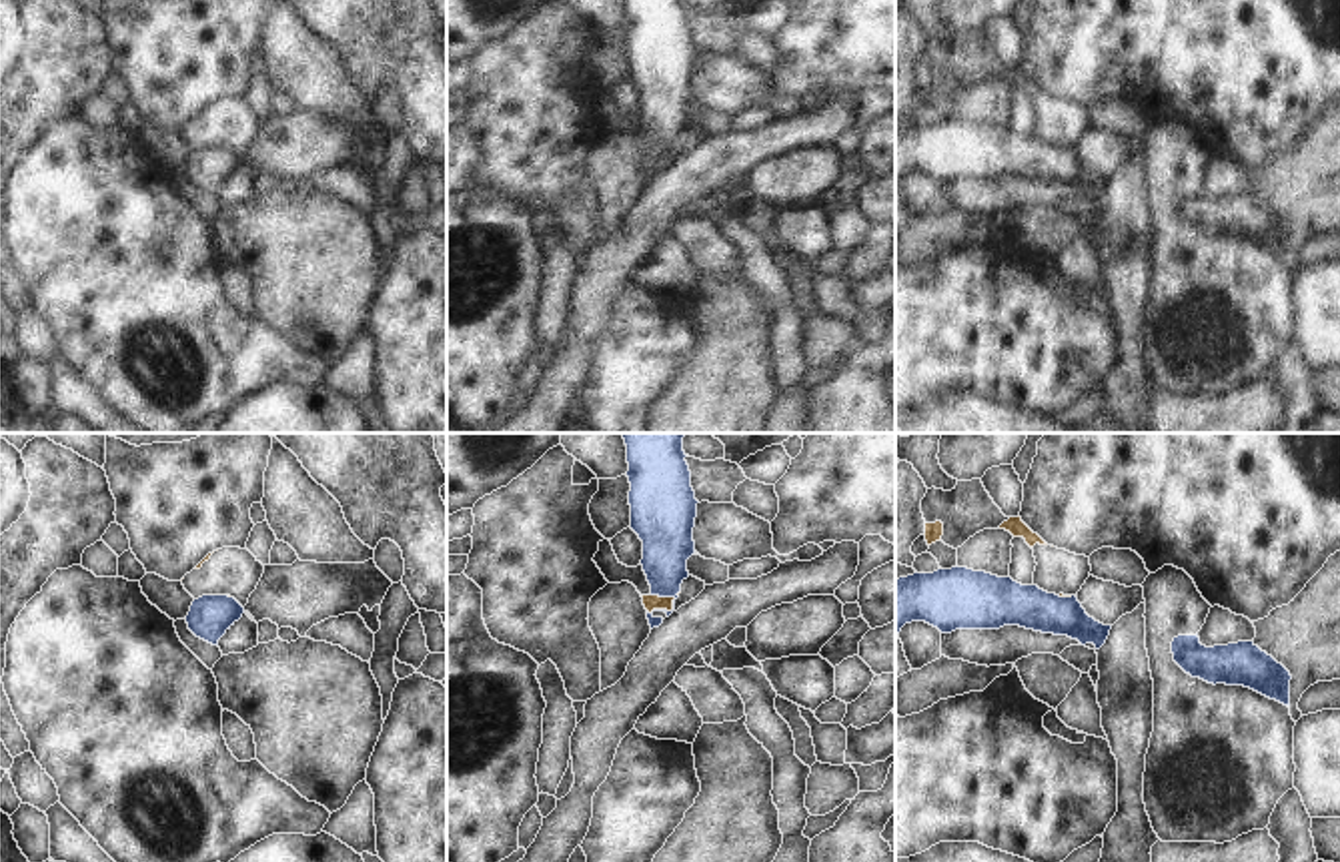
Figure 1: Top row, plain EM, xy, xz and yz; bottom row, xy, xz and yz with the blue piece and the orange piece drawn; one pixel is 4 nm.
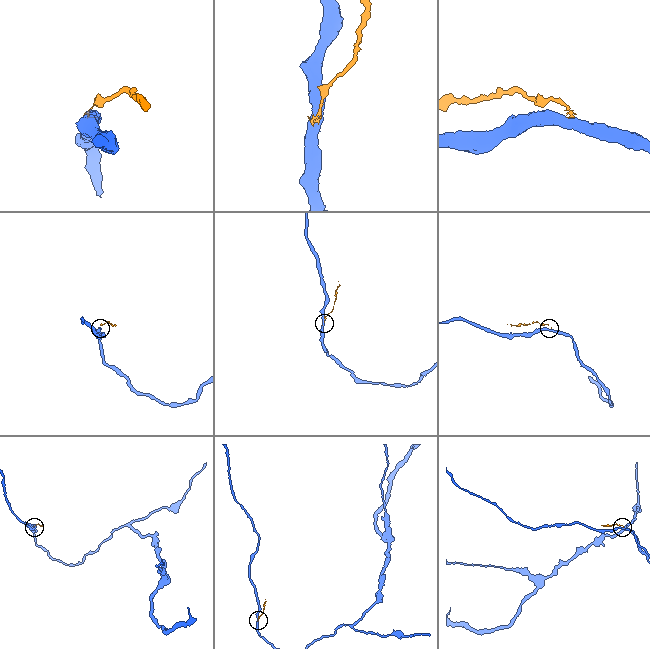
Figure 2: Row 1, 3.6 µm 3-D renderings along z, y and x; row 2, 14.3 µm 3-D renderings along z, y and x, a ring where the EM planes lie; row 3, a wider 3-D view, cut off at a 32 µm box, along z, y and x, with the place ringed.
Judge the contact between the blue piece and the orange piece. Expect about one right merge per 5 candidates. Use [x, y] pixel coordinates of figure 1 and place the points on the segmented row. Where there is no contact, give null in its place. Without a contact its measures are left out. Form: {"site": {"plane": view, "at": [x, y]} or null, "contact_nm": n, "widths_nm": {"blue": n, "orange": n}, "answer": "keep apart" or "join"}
{"site": {"plane": "xz", "at": [665, 610]}, "contact_nm": 160, "widths_nm": {"blue": 190, "orange": 60}, "answer": "keep apart"}

